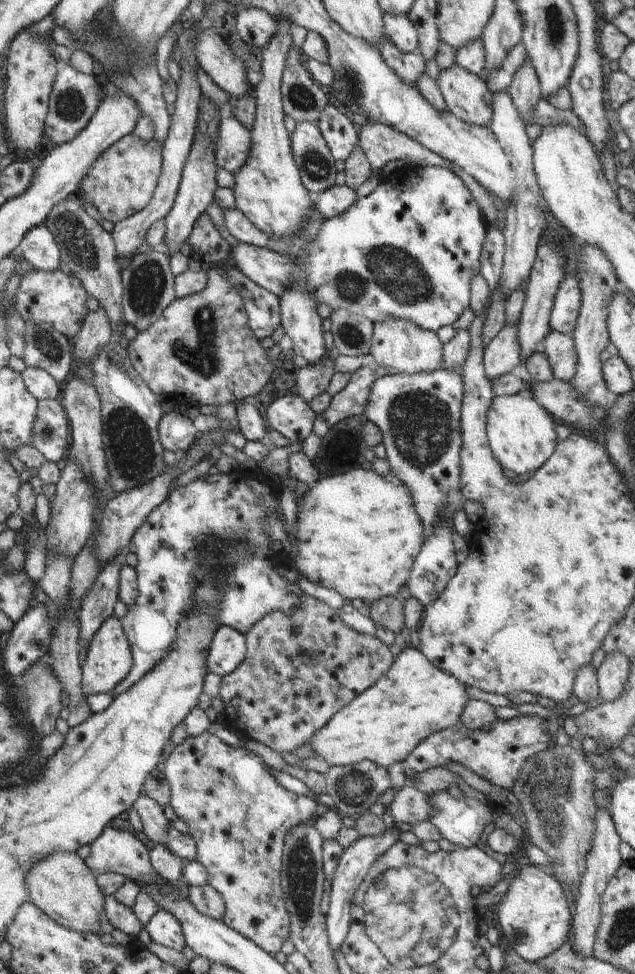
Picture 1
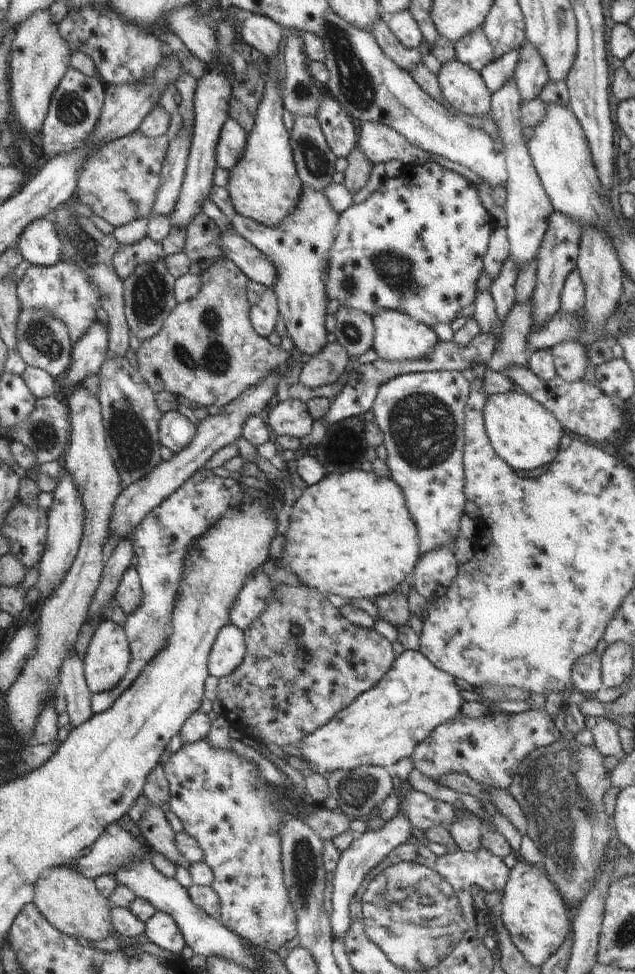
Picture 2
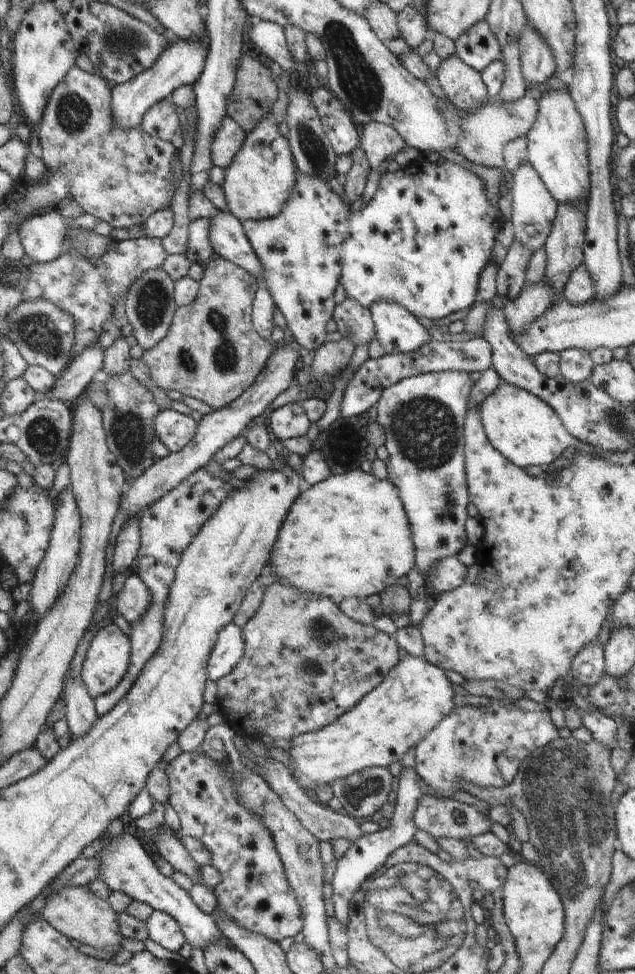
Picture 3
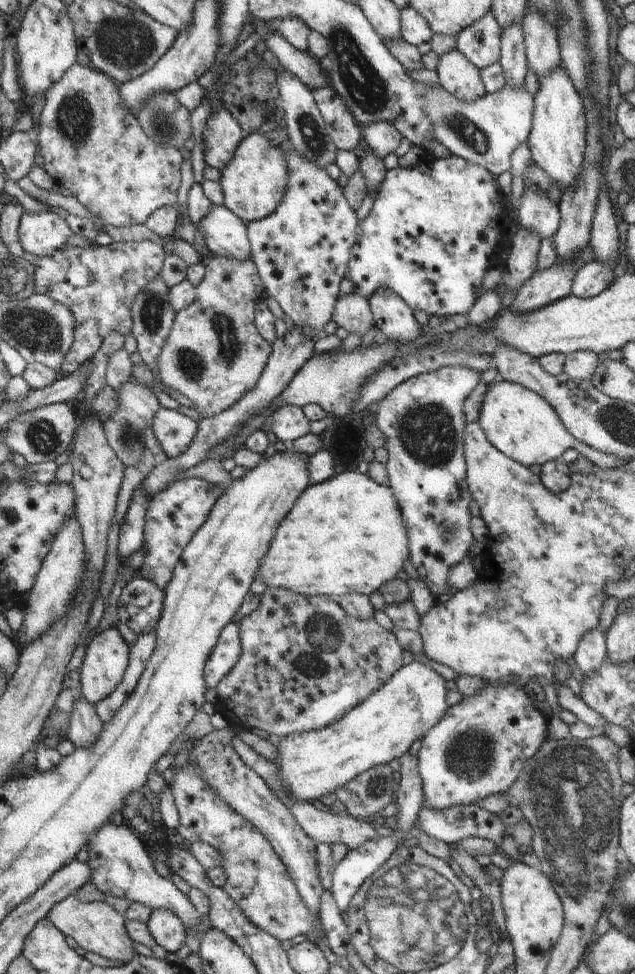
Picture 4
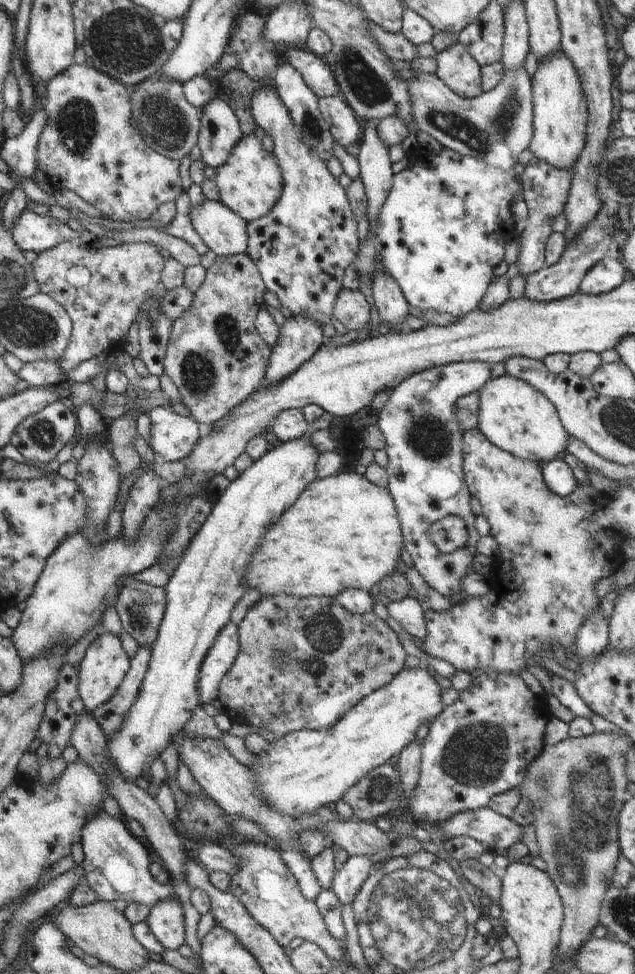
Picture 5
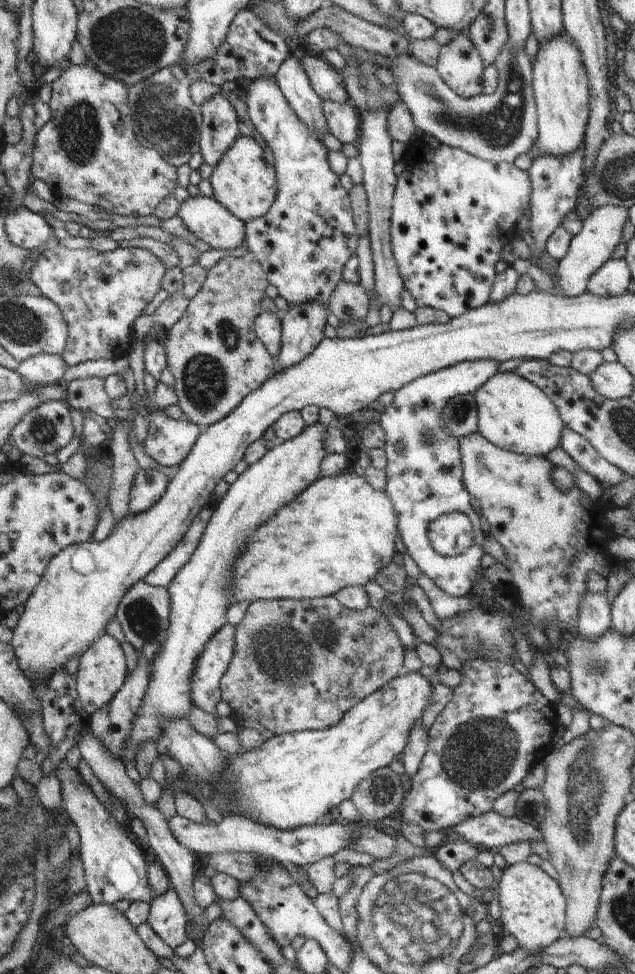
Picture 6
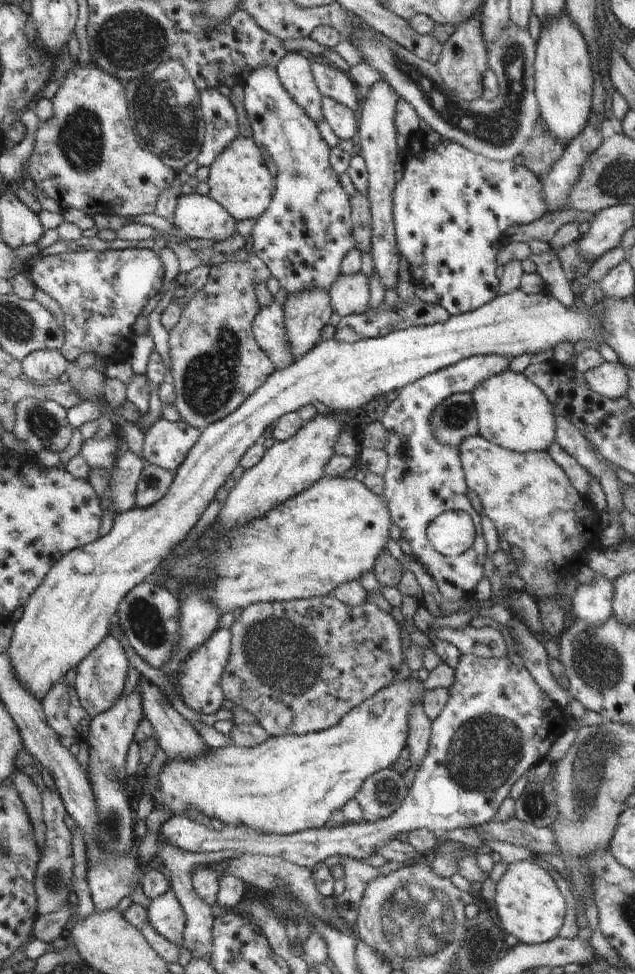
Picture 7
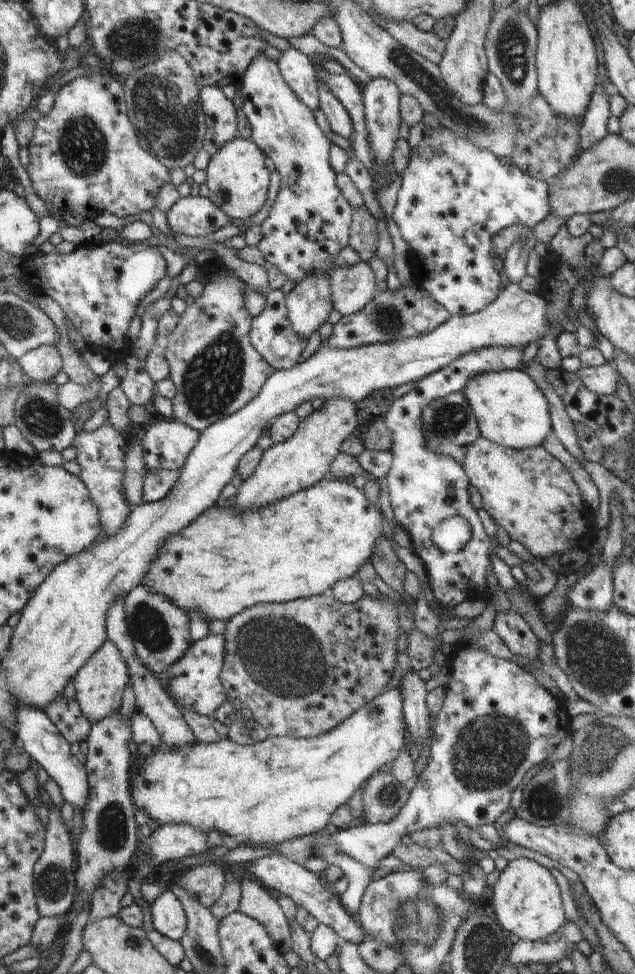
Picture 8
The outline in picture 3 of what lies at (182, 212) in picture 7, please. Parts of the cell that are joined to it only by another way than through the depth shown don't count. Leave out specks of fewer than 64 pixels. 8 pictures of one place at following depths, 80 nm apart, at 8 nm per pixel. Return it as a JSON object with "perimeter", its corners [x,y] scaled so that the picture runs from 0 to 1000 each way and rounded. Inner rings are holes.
{"perimeter":[[[343,217],[329,226],[329,247],[339,263],[387,276],[416,292],[409,266],[392,251],[381,229],[362,217]]]}

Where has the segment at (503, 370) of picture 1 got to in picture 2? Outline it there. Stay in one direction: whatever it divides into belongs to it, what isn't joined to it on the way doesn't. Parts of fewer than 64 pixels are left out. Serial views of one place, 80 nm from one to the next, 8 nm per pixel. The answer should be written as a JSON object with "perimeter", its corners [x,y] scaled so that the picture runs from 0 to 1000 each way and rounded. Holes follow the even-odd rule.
{"perimeter":[[[838,305],[824,311],[809,311],[792,326],[789,351],[783,352],[770,370],[769,379],[792,382],[806,375],[828,377],[835,359],[830,347],[839,337]]]}

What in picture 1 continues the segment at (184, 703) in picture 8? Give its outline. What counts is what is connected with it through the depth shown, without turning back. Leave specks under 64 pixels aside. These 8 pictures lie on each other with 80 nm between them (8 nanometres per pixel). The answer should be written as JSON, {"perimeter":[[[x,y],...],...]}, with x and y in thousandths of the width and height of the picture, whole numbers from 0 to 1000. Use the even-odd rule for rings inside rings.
{"perimeter":[[[359,642],[343,644],[326,669],[326,690],[348,695],[369,690],[387,668],[386,651]]]}

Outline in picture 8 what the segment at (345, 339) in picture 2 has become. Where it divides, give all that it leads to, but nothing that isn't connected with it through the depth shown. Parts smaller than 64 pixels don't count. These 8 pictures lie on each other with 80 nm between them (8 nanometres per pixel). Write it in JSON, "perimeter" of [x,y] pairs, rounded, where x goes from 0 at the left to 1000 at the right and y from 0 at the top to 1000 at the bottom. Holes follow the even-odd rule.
{"perimeter":[[[573,268],[545,275],[528,273],[518,285],[523,315],[537,325],[567,320],[595,301],[589,279]]]}

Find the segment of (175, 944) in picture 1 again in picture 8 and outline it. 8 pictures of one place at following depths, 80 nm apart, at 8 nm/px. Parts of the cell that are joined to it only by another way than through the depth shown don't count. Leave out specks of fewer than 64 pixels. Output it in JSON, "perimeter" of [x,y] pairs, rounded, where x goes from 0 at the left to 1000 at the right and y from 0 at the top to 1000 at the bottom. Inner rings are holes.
{"perimeter":[[[258,913],[258,916],[243,924],[238,932],[243,955],[263,963],[283,966],[294,951],[283,924],[268,914]]]}

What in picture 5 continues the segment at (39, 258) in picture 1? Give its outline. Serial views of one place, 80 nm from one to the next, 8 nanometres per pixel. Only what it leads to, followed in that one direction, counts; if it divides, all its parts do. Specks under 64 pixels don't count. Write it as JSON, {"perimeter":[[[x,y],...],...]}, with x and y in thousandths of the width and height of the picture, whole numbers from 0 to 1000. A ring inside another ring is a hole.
{"perimeter":[[[41,214],[20,230],[17,243],[35,258],[65,260],[101,246],[120,247],[123,239],[106,229],[93,230],[85,224],[72,224]]]}

